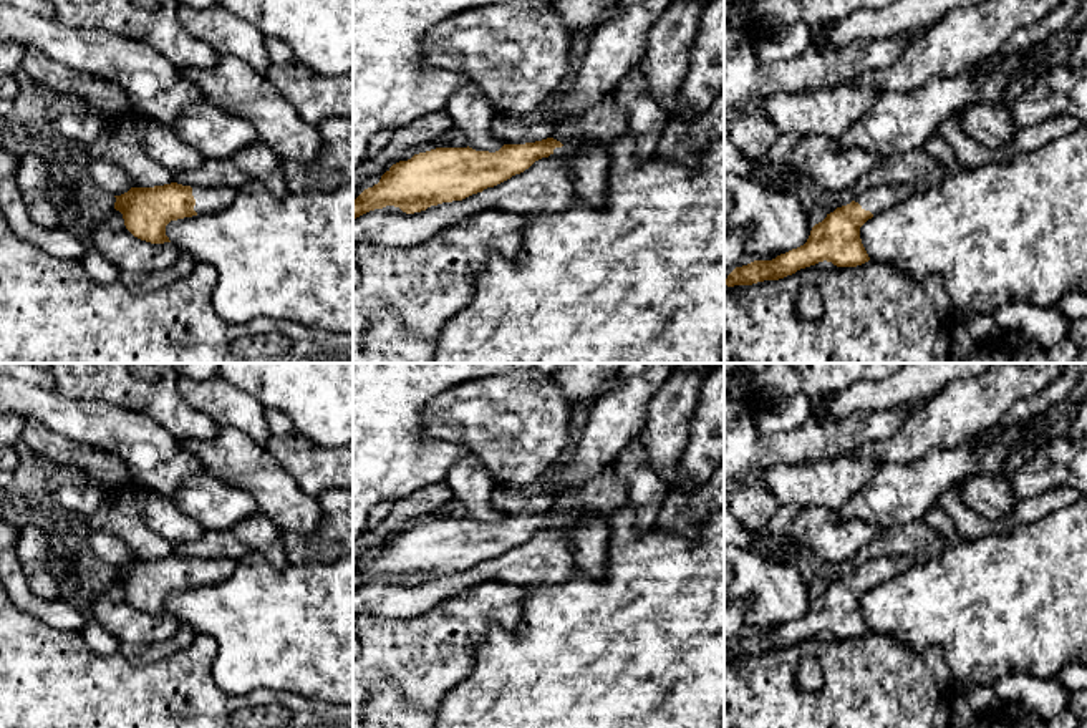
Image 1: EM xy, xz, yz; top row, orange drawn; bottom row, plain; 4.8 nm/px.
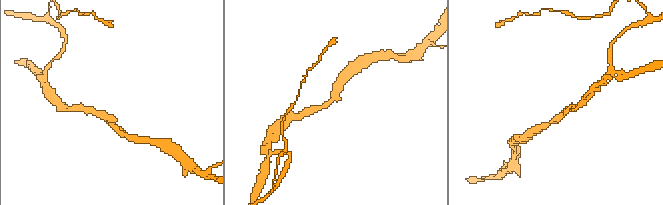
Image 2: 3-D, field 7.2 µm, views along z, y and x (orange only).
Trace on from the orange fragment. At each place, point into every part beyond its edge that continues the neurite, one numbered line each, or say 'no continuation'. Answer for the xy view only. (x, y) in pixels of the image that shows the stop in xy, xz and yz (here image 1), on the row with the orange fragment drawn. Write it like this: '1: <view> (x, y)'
1: xy (207, 199)

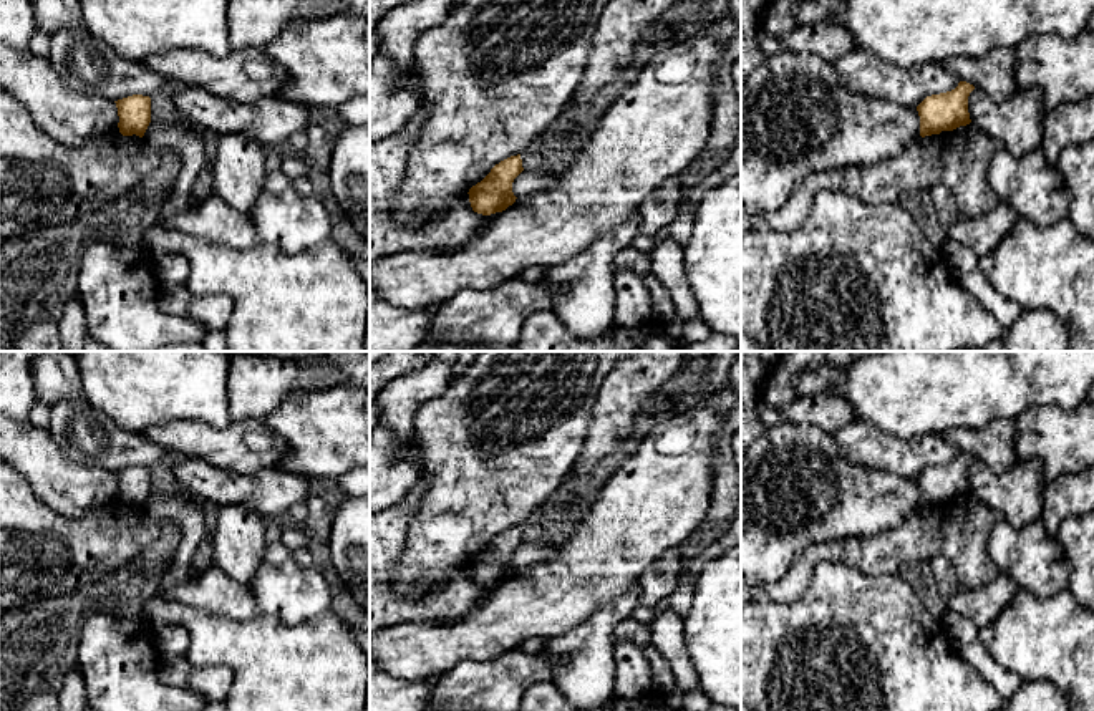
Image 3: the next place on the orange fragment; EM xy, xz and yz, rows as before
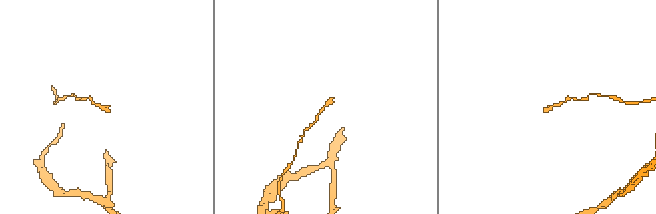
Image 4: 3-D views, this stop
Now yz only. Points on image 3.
no continuation

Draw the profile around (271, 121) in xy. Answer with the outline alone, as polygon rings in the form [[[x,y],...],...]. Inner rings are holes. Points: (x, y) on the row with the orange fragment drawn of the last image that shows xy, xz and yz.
[[[181,86],[174,91],[172,103],[196,126],[217,136],[242,134],[265,149],[282,149],[293,133],[307,131],[313,124],[308,106],[282,96],[237,103],[202,88]]]

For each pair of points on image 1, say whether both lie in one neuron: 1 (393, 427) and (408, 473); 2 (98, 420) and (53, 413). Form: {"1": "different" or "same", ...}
{"1": "same", "2": "same"}

